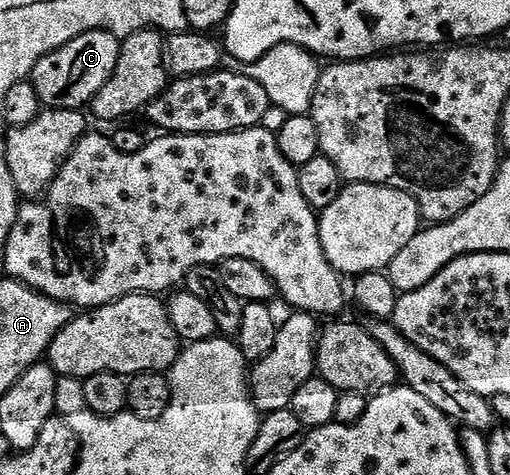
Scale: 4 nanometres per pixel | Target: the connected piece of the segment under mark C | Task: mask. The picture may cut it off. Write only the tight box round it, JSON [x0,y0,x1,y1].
[28,30,121,110]

